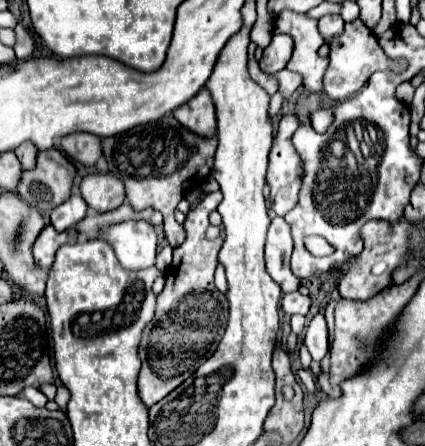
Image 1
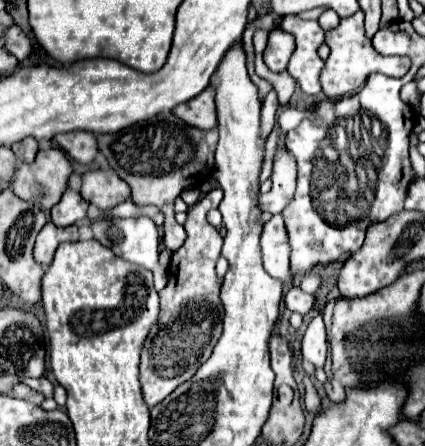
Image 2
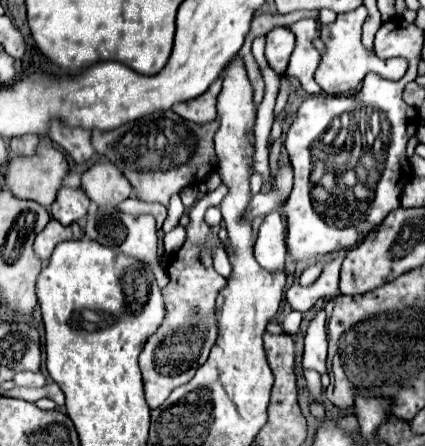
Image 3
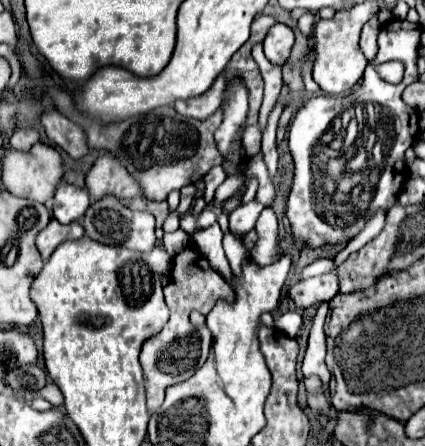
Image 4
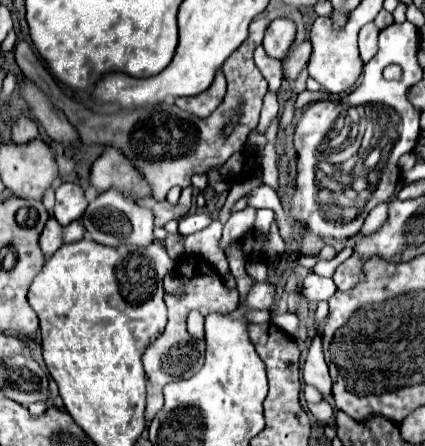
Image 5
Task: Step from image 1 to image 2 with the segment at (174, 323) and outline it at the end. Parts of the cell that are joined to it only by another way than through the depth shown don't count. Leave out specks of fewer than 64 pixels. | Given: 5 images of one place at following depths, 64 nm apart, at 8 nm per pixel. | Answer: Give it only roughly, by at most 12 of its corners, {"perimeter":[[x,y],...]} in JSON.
{"perimeter":[[190,206],[140,362],[152,408],[190,380],[222,334],[222,236]]}

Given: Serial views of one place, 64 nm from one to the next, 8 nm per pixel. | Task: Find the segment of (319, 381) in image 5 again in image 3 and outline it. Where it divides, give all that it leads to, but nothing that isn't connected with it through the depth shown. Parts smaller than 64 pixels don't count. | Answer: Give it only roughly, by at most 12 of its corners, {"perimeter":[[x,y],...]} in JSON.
{"perimeter":[[326,314],[304,336],[304,368],[326,372]]}

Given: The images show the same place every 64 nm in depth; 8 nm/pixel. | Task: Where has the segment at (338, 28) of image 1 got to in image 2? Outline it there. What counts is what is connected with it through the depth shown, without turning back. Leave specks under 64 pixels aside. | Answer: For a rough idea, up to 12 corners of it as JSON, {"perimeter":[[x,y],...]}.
{"perimeter":[[326,10],[318,18],[322,30],[332,30],[340,24],[334,10]]}

